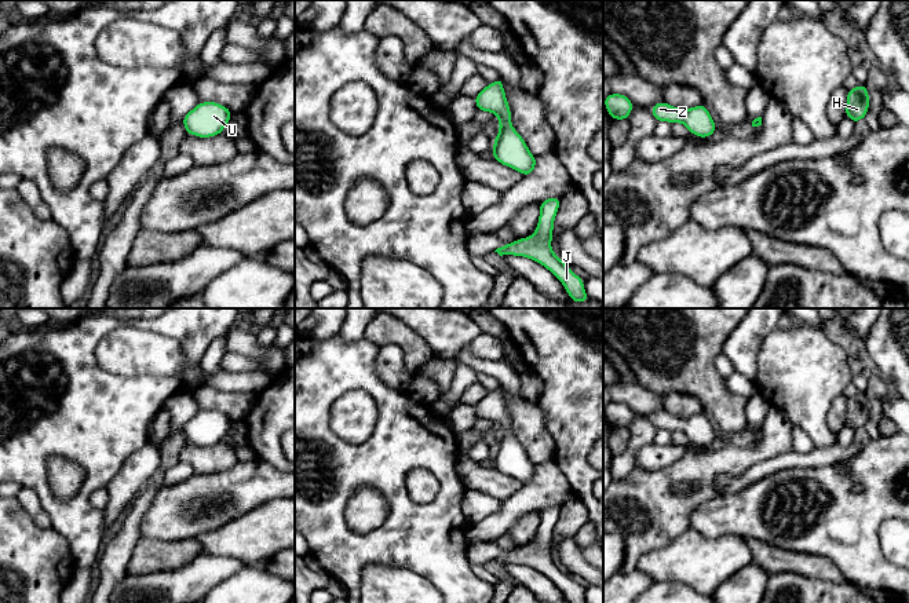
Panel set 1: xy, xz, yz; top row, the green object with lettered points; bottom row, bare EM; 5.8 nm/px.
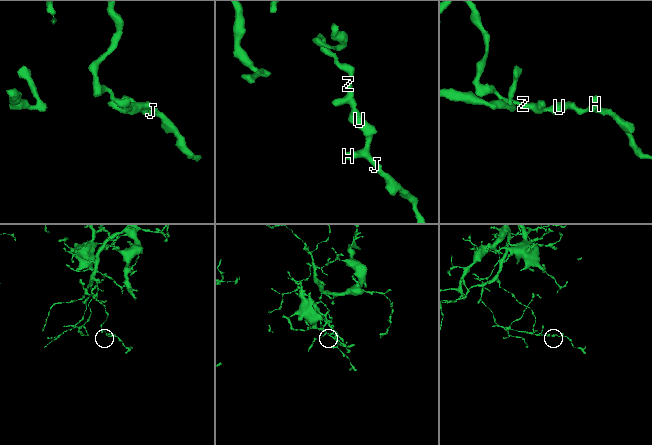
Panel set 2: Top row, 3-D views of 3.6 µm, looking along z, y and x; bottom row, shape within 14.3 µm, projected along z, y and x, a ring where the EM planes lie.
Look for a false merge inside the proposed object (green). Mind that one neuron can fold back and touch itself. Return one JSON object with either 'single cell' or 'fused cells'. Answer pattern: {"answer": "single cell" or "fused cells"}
{"answer": "single cell"}

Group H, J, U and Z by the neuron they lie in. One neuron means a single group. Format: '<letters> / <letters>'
H J U Z

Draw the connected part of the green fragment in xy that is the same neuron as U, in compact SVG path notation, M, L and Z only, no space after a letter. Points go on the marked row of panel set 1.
M200 102L183 117L186 132L198 138L212 138L224 129L233 112L216 102Z

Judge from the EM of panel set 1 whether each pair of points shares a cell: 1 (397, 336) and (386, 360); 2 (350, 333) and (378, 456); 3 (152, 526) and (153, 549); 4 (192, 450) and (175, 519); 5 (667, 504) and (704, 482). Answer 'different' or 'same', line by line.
1: different
2: different
3: different
4: different
5: same

